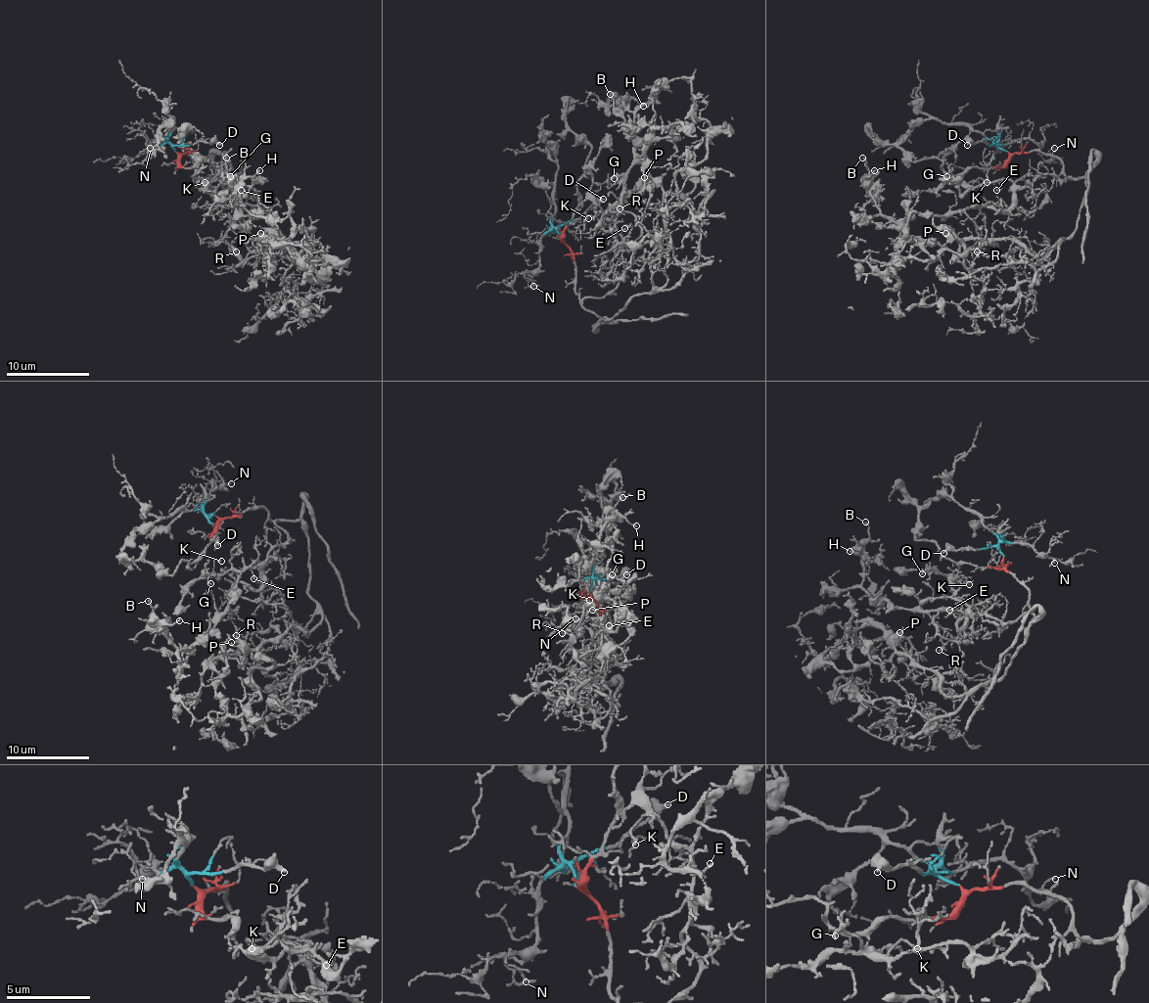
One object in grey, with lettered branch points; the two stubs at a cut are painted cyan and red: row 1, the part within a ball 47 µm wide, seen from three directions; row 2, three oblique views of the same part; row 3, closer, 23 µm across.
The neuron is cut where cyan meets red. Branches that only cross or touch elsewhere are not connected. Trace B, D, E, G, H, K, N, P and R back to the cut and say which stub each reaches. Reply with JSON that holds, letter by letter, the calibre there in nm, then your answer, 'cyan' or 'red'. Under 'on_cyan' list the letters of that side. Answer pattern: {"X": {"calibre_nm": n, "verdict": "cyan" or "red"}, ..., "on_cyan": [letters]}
{"B": {"calibre_nm": 130, "verdict": "red"}, "D": {"calibre_nm": 280, "verdict": "cyan"}, "E": {"calibre_nm": 120, "verdict": "red"}, "G": {"calibre_nm": 110, "verdict": "red"}, "H": {"calibre_nm": 130, "verdict": "red"}, "K": {"calibre_nm": 120, "verdict": "red"}, "N": {"calibre_nm": 70, "verdict": "cyan"}, "P": {"calibre_nm": 120, "verdict": "red"}, "R": {"calibre_nm": 180, "verdict": "red"}, "on_cyan": ["D", "N"]}

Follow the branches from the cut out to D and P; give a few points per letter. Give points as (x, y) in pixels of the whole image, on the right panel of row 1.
D: (1007, 152), (985, 141), (972, 141), (968, 145)
P: (1007, 152), (1053, 154), (1068, 176), (1086, 178), (1074, 232), (1038, 255), (1009, 239), (957, 239), (944, 232)

